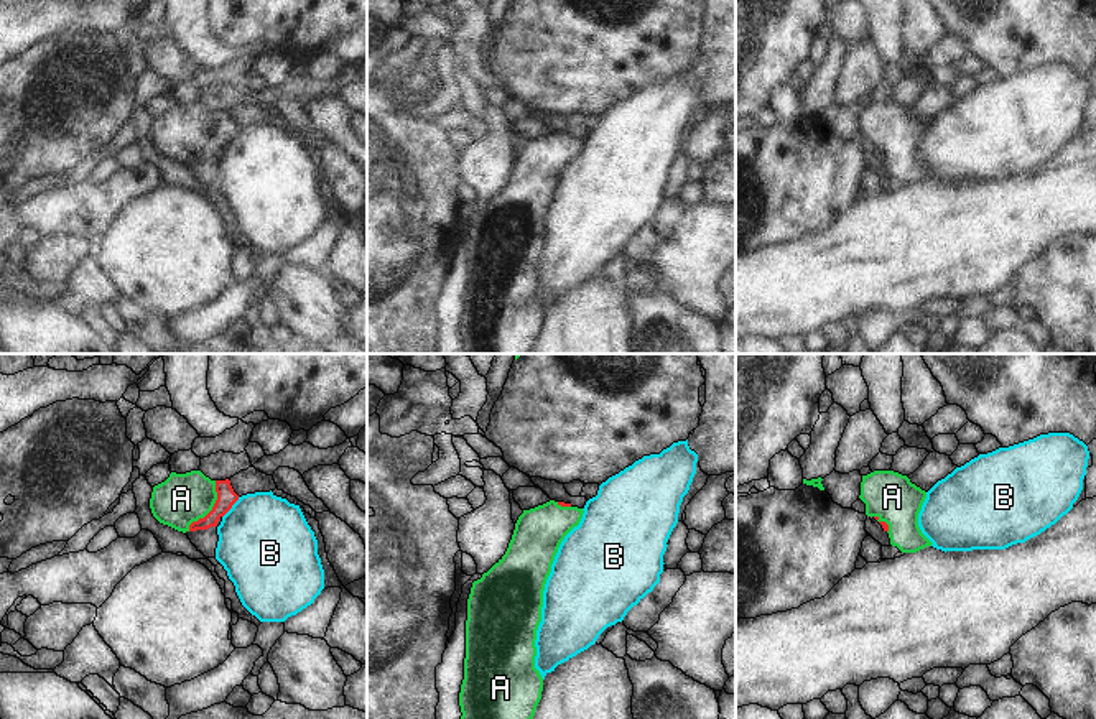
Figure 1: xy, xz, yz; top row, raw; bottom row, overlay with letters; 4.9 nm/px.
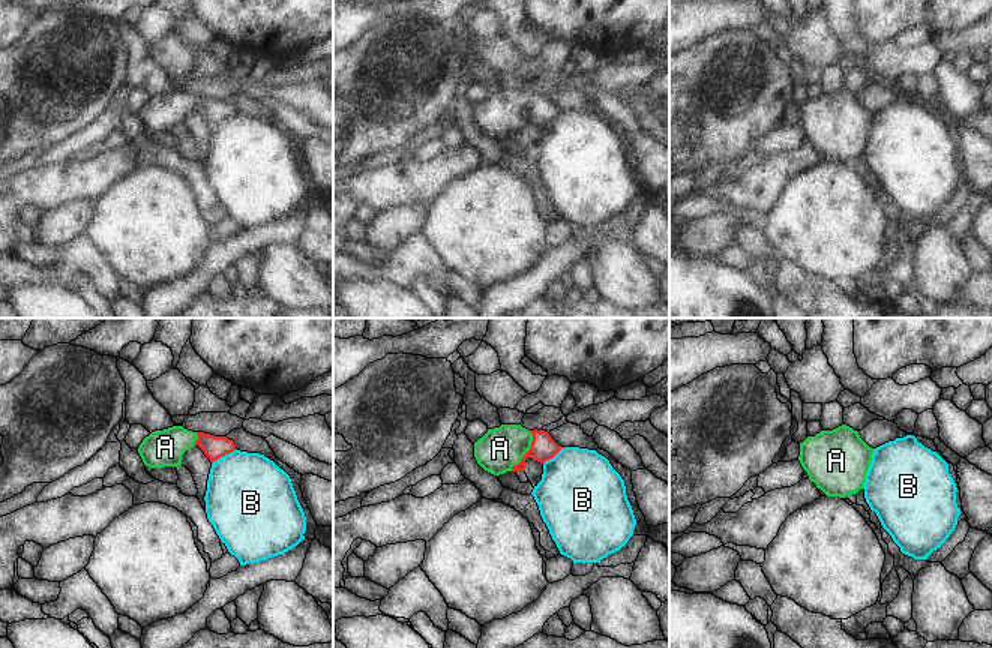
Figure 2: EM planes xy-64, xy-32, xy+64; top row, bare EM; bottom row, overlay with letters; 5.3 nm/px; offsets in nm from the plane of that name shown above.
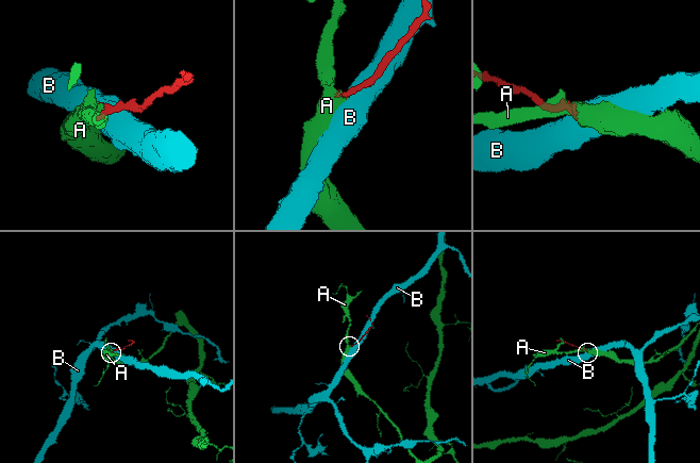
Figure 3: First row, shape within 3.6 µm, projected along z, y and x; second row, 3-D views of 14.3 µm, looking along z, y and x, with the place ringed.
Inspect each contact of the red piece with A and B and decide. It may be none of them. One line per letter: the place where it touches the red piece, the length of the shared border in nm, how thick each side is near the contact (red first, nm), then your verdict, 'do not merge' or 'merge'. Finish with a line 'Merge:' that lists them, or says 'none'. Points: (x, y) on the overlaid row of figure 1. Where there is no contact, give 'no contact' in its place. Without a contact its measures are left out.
A: xy (213, 509) | 280 nm | 100/240 nm | merge
B: xy (231, 507) | 130 nm | 100/460 nm | do not merge
Merge: A

